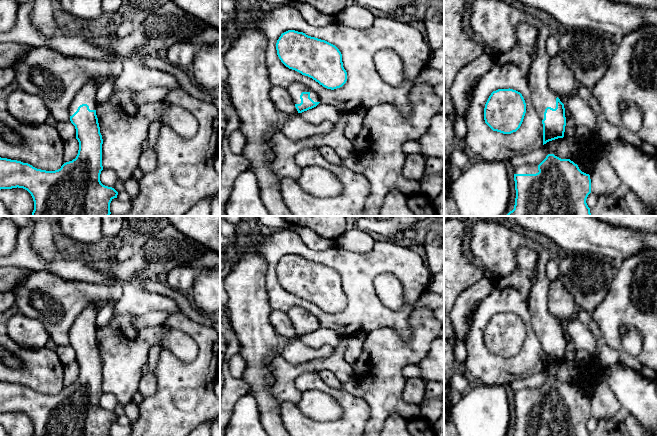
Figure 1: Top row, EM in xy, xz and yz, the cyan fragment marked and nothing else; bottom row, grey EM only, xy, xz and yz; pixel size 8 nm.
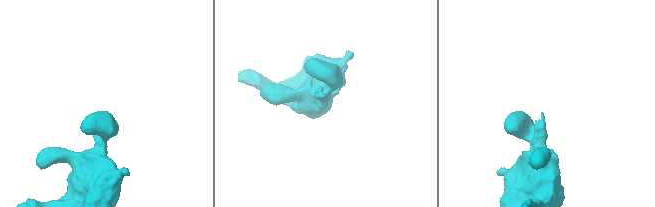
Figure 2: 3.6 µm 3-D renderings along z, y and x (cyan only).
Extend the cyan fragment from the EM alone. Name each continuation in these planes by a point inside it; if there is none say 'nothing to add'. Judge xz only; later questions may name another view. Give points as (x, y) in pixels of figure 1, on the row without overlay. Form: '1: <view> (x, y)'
1: xz (295, 313)

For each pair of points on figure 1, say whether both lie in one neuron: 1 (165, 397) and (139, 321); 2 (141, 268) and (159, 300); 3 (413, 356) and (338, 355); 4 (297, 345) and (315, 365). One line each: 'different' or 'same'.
1: different
2: different
3: different
4: different

